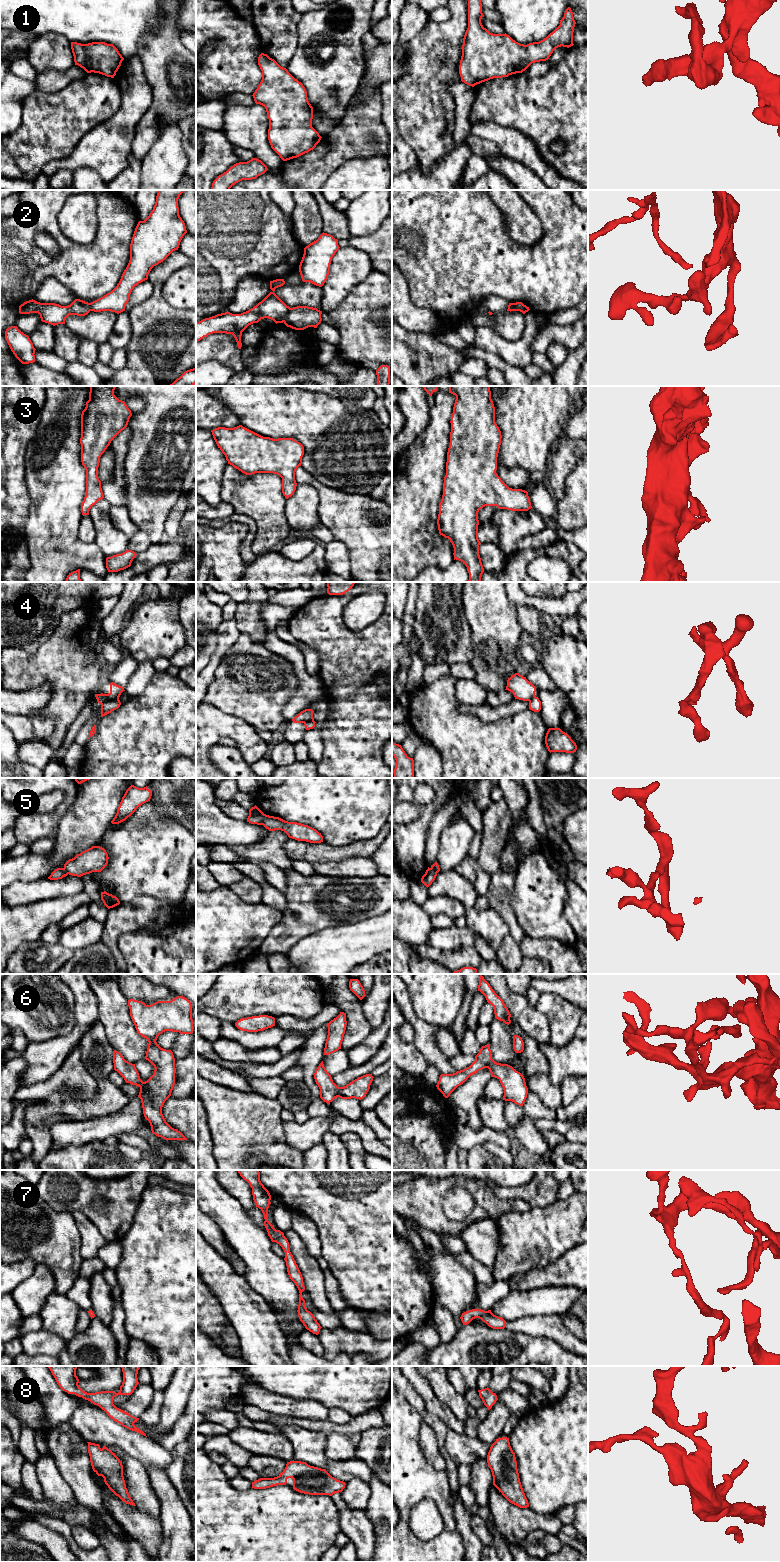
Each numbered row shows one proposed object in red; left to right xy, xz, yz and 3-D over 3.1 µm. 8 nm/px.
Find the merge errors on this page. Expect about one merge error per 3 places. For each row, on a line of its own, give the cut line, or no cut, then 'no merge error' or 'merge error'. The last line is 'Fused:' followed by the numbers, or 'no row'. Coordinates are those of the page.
1: cut none; no merge error
2: cut xz (291, 308), (283, 321); merge error
3: cut none; no merge error
4: cut xy (118, 698), (106, 700), (101, 704); merge error
5: cut xz (267, 815), (260, 824); merge error
6: cut none; no merge error
7: cut none; no merge error
8: cut none; no merge error
Fused: 2, 4, 5

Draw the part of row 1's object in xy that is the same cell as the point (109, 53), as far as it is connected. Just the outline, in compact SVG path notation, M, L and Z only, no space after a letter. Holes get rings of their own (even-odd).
M71 42L75 65L87 73L99 73L114 78L124 58L113 44Z

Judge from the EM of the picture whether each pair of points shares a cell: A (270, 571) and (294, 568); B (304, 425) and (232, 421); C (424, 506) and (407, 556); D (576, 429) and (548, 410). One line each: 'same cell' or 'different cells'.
A: same cell
B: different cells
C: same cell
D: different cells

